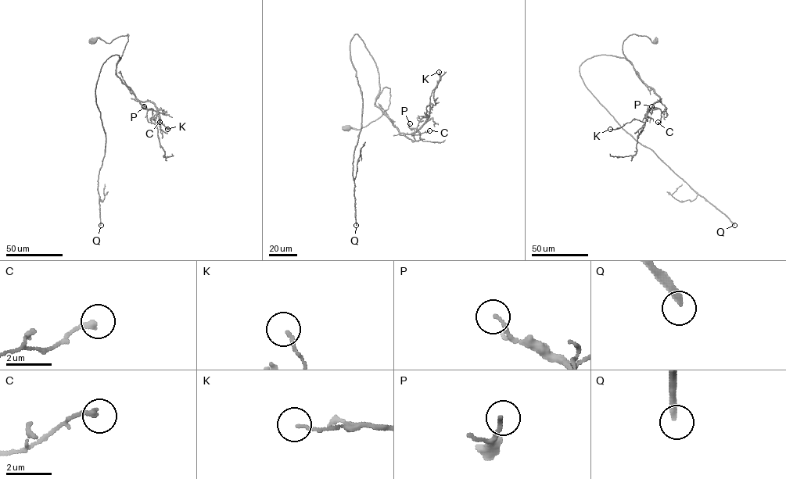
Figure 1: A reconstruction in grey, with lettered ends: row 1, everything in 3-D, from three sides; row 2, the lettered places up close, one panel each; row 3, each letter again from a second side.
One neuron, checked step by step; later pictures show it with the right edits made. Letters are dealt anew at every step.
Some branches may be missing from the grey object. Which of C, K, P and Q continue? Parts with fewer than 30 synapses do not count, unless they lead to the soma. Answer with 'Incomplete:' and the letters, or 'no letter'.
Incomplete: Q

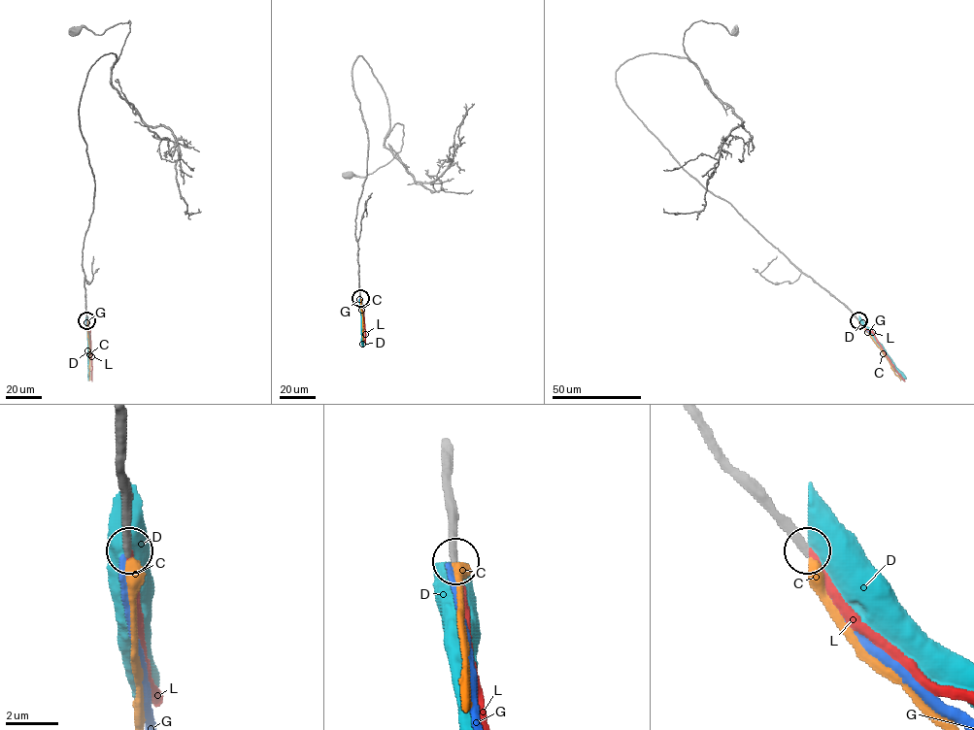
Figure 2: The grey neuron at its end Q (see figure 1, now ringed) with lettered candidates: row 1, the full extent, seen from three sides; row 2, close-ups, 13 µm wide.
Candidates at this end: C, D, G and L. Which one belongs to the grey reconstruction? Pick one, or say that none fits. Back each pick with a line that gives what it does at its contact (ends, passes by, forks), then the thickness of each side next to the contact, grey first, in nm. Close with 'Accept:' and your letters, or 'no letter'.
L: it ends; calibres 320 and 280 nm
Accept: L

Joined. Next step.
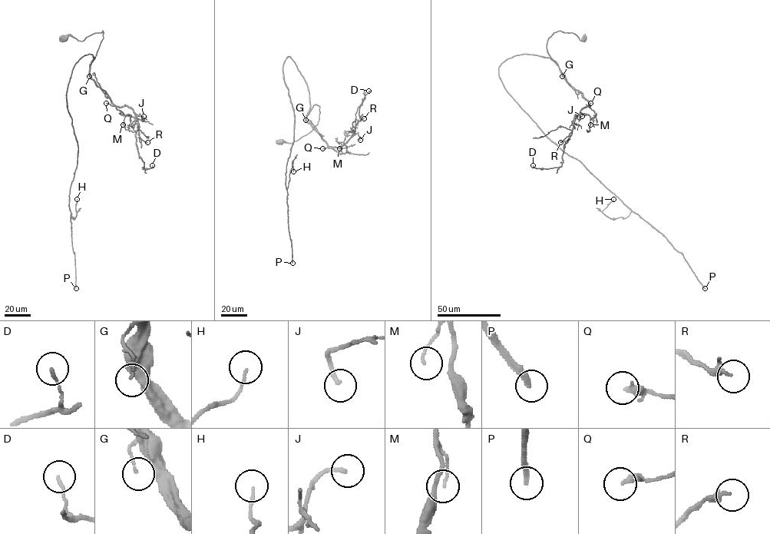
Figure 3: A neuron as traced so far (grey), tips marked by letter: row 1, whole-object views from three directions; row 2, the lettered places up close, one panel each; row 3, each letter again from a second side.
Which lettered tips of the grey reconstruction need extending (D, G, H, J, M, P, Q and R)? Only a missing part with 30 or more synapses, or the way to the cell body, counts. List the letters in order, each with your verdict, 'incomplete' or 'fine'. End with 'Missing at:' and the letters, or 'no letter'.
D: fine
G: fine
H: fine
J: fine
M: fine
P: incomplete
Q: fine
R: fine
Missing at: P

